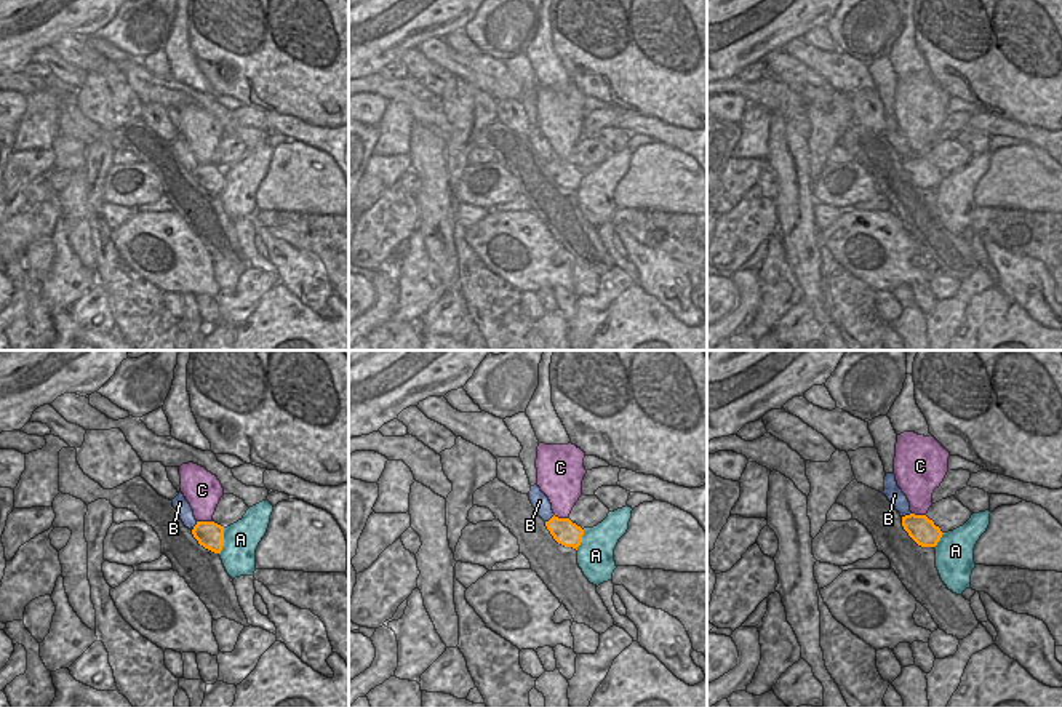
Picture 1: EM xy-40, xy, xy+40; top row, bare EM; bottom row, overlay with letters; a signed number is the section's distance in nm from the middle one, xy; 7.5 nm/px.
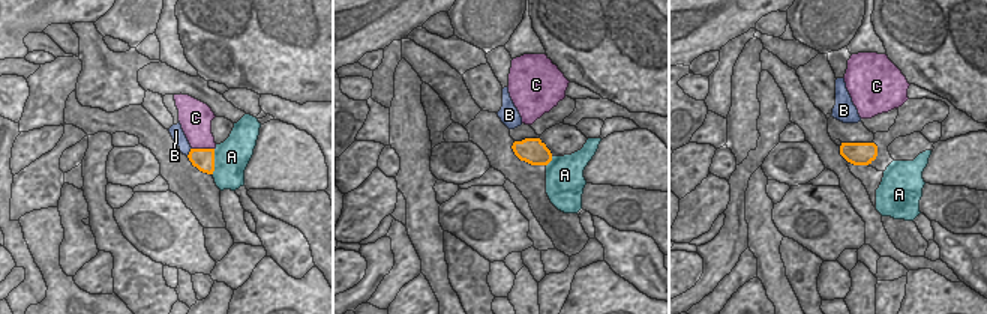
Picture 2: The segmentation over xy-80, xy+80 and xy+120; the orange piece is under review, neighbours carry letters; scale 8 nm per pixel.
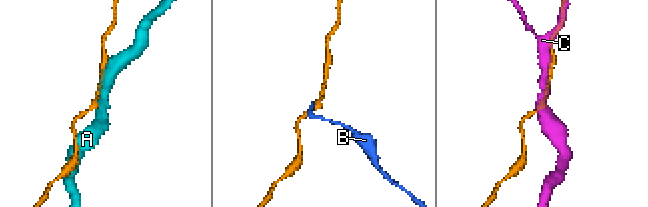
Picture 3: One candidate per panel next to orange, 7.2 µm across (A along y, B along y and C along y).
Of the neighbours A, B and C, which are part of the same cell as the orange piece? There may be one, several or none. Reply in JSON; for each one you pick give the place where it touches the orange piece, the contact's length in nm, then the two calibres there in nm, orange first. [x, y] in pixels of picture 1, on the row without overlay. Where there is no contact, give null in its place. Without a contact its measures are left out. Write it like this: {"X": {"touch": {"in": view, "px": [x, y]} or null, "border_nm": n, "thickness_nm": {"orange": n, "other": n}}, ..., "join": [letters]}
{"join": []}

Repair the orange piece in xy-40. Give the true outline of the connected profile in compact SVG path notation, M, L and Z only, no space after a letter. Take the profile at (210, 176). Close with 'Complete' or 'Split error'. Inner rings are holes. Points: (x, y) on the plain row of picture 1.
M197 163L192 171L192 176L200 187L214 195L221 195L224 189L224 168L214 163Z. Complete.

